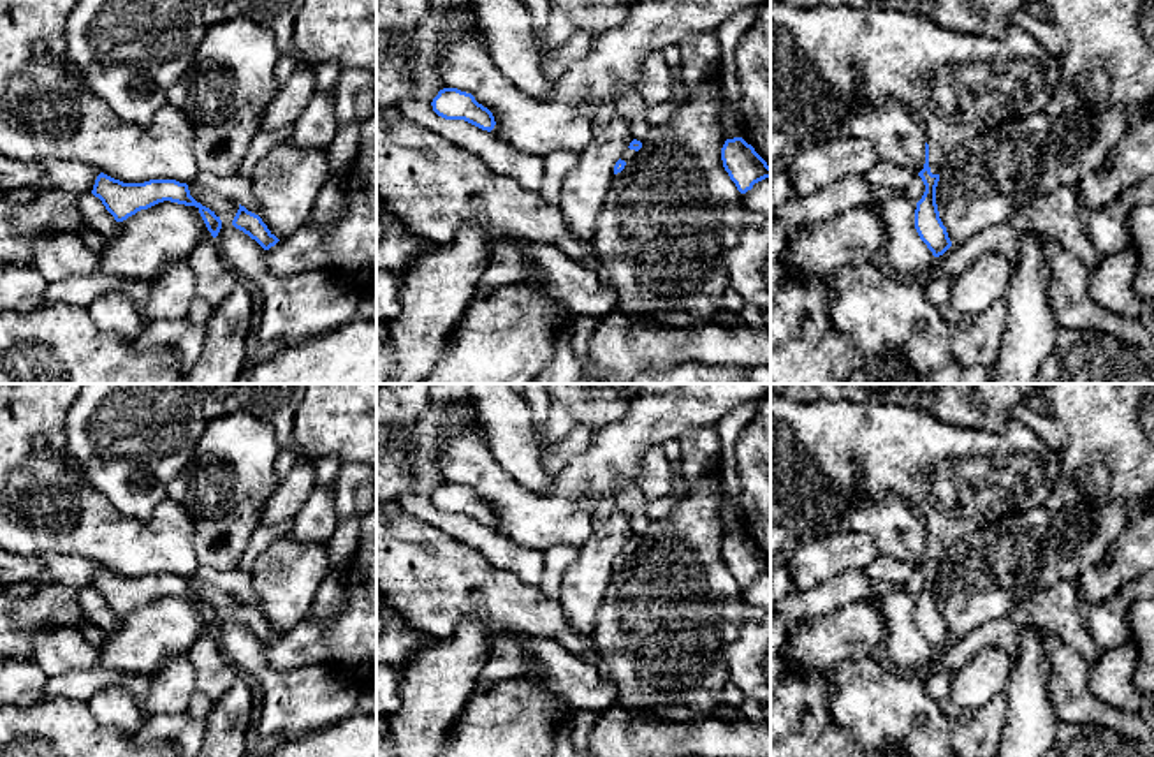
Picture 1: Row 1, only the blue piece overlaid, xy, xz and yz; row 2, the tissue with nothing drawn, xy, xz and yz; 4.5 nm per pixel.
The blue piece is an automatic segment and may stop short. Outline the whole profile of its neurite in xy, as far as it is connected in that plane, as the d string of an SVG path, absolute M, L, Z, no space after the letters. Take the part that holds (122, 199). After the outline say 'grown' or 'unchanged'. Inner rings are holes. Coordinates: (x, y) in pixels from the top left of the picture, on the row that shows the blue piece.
M100 173L95 180L91 194L102 201L116 222L123 222L137 211L148 209L158 202L171 201L185 206L195 206L213 238L216 238L222 229L220 217L197 202L190 195L186 183L179 183L176 180L123 183Z | unchanged

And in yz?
M771 2L771 132L786 136L783 162L802 148L839 136L839 125L857 107L881 107L897 99L913 109L927 127L925 164L918 173L925 185L915 209L915 229L934 257L943 255L952 241L936 204L936 187L943 160L969 139L989 130L1043 111L1061 76L1061 60L1052 56L1038 39L1010 23L997 37L975 35L943 28L929 19L899 11L830 7L795 9Z | grown

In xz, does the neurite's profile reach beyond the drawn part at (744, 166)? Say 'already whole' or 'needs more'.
already whole

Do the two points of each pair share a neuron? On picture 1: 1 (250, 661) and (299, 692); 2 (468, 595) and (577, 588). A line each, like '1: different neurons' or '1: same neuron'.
1: same neuron
2: different neurons

